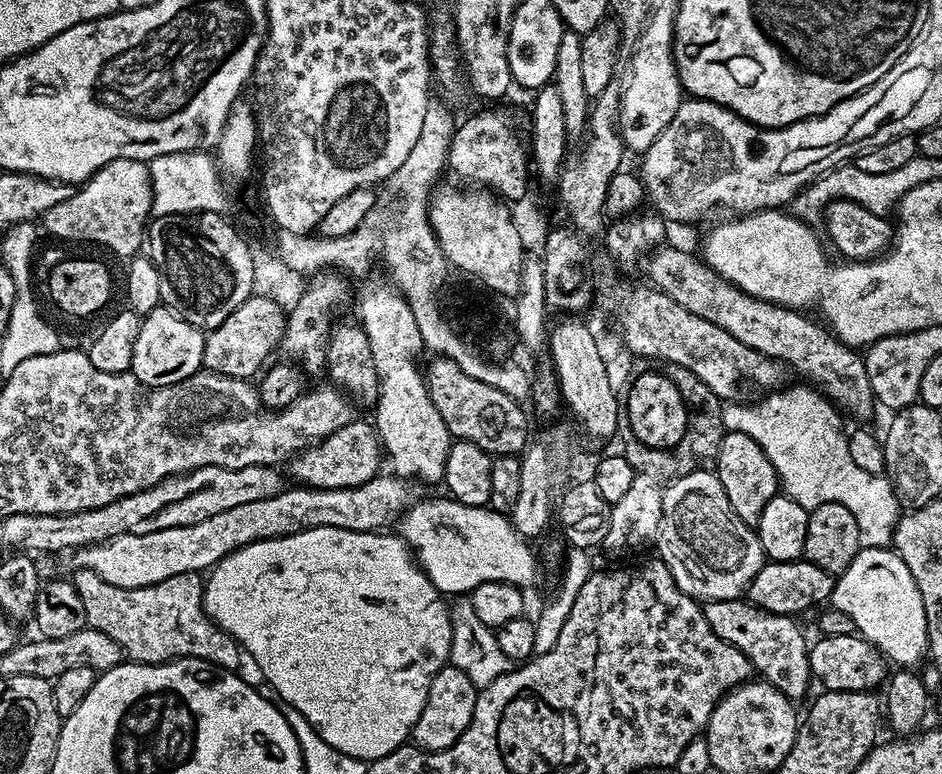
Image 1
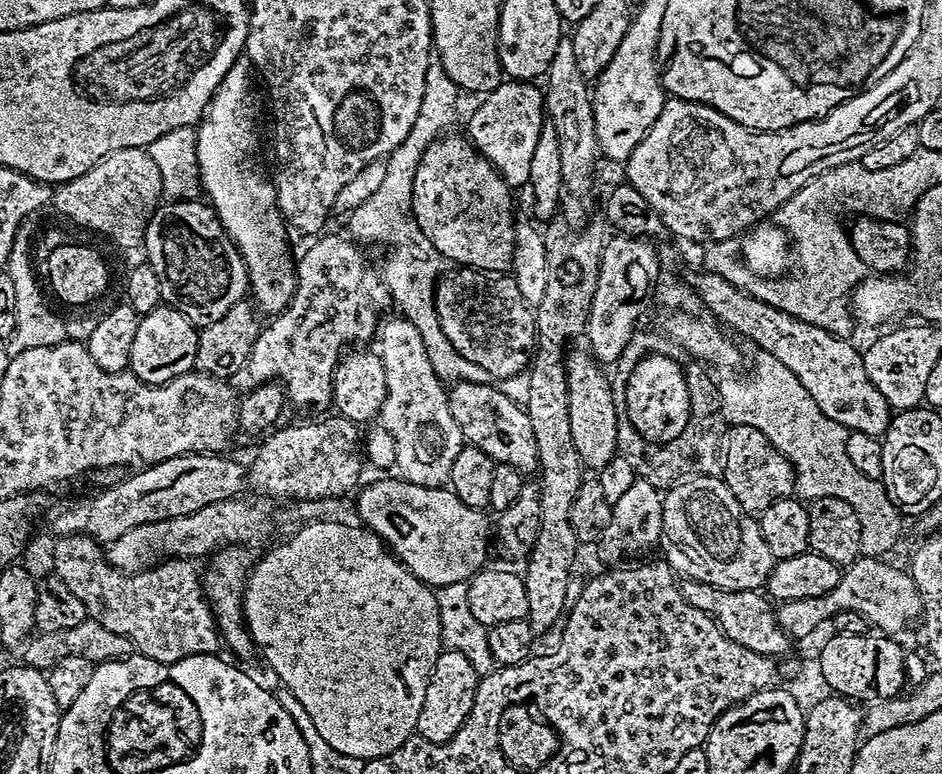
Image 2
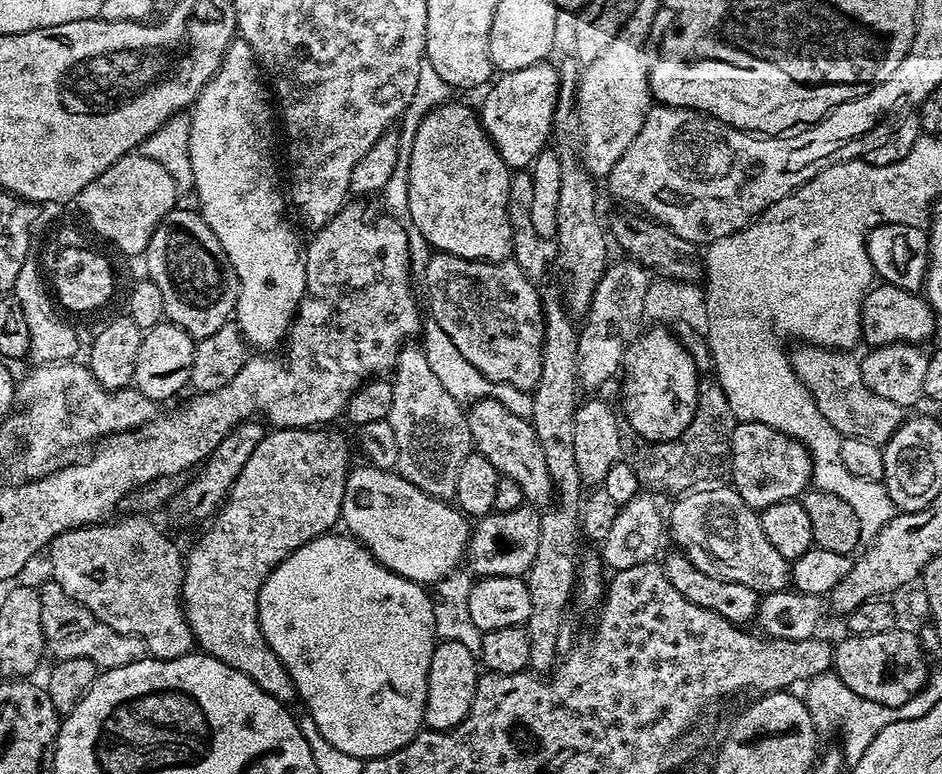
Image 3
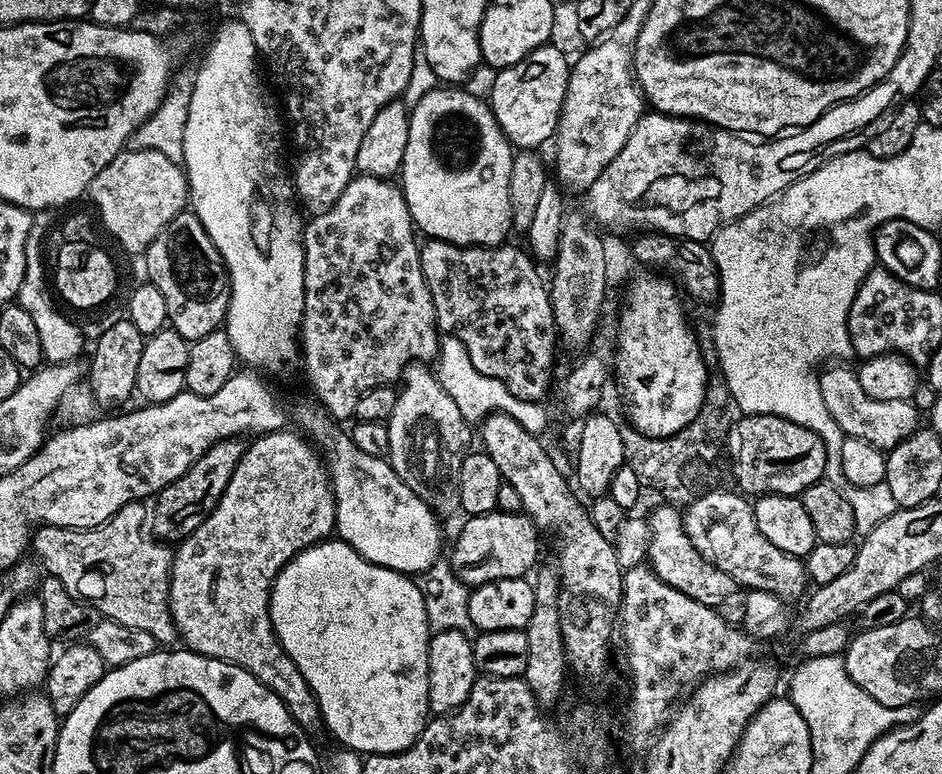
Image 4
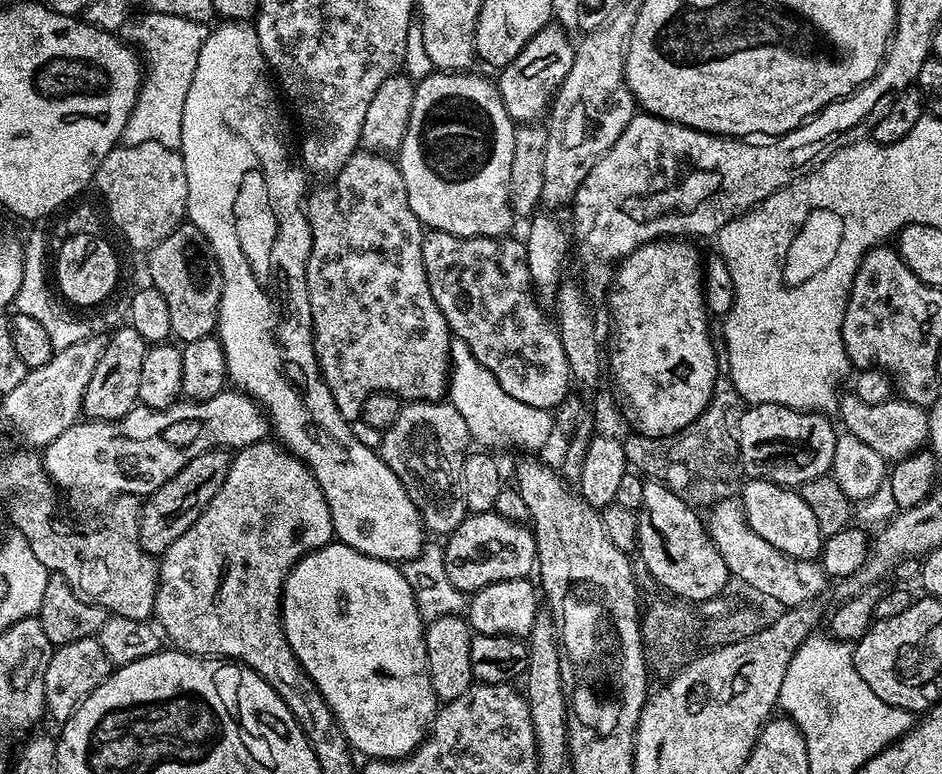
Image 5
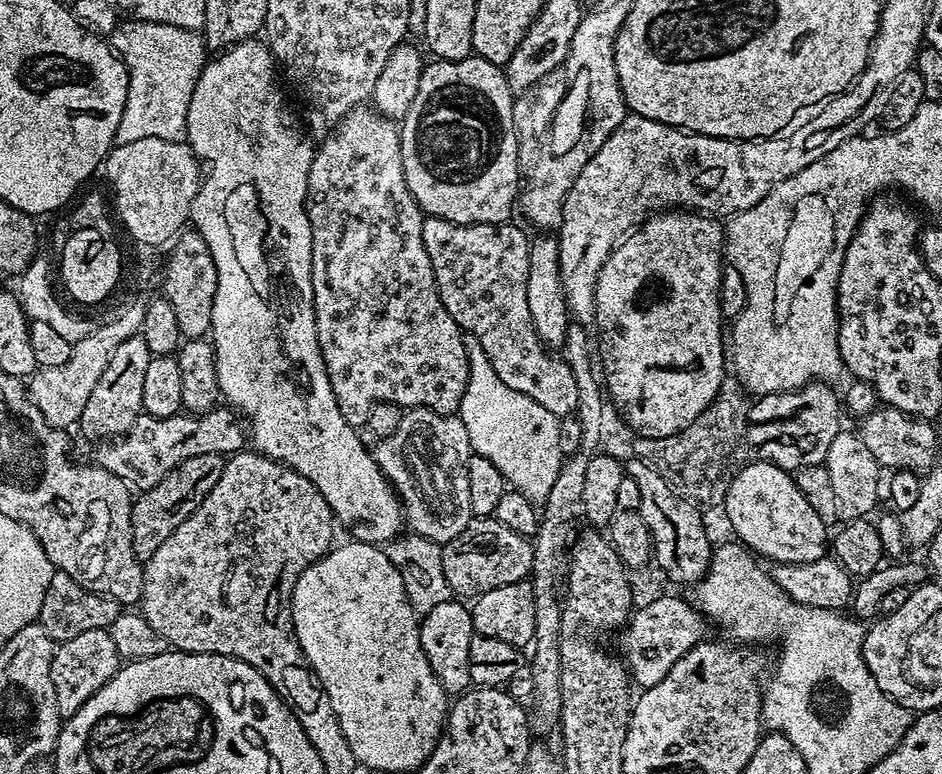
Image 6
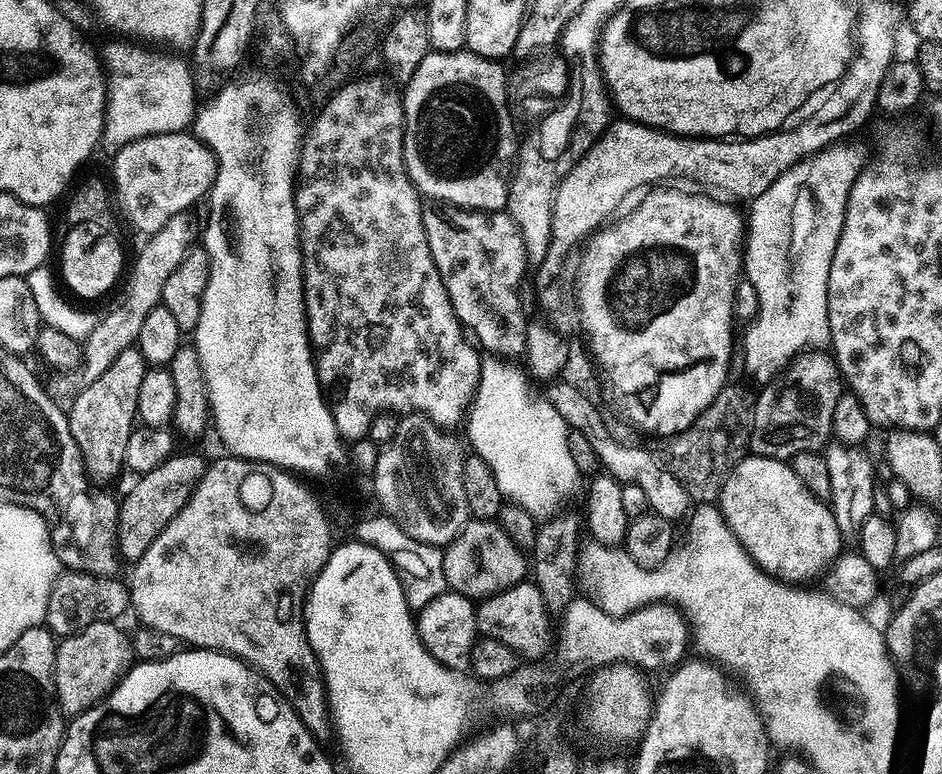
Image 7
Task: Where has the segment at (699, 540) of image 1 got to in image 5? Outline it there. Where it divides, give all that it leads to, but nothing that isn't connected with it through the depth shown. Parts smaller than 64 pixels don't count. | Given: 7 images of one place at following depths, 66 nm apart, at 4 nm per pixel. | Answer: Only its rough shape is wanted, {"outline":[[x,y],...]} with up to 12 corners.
{"outline":[[739,499],[706,516],[729,573],[785,609],[819,601],[830,577],[758,538]]}

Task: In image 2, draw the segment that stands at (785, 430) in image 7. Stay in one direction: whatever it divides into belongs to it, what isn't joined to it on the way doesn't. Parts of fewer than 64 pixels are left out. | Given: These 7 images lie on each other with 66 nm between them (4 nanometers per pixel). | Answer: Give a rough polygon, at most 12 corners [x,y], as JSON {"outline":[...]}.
{"outline":[[733,424],[722,479],[744,512],[793,495],[796,471],[754,426]]}

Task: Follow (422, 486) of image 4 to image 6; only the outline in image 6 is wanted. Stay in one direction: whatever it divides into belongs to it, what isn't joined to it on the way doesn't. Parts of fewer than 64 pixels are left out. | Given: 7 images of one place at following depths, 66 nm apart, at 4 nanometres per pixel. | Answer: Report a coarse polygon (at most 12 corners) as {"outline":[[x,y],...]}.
{"outline":[[409,408],[375,445],[404,524],[438,546],[472,521],[459,415]]}

